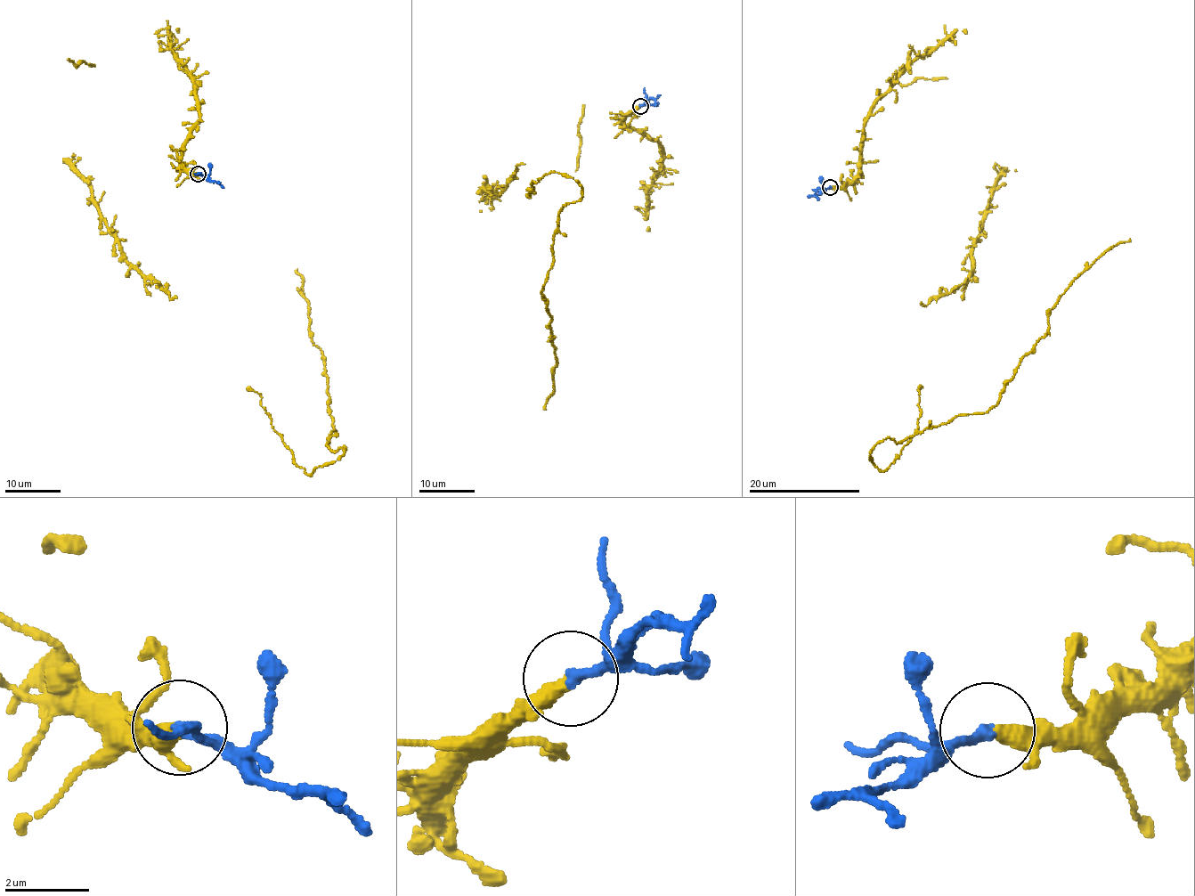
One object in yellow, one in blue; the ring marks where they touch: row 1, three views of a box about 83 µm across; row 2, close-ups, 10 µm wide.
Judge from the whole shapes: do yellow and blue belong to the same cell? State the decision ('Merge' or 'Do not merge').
Merge

